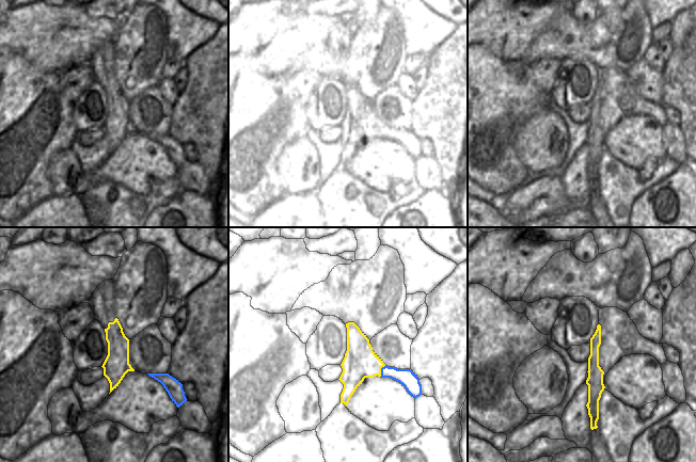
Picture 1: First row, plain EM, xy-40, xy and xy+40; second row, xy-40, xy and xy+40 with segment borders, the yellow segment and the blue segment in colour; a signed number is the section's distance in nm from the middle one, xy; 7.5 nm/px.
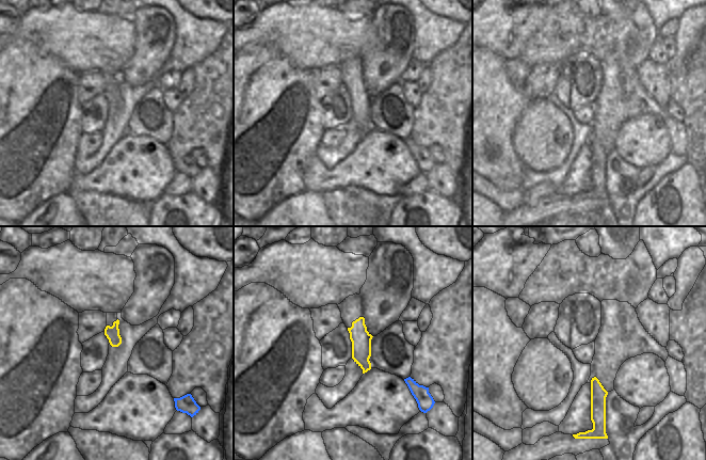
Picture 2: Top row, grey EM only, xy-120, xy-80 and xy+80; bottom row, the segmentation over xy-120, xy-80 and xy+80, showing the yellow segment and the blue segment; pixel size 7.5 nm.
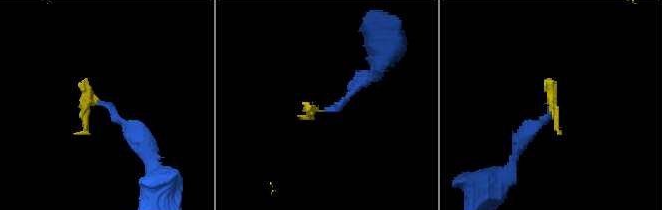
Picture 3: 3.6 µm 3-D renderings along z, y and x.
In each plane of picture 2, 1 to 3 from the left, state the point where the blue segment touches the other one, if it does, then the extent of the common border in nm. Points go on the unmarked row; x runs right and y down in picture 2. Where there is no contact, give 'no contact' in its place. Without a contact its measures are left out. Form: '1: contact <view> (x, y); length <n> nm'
1: no contact
2: no contact
3: no contact

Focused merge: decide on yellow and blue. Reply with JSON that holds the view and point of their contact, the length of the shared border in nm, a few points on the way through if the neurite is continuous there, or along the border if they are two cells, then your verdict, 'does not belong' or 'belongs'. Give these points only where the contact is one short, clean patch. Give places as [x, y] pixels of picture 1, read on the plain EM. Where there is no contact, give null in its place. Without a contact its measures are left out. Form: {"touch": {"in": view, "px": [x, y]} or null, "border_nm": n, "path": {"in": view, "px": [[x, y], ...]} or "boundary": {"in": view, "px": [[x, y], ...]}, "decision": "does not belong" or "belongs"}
{"touch": {"in": "xy", "px": [380, 131]}, "border_nm": 100, "boundary": {"in": "xy", "px": [[385, 126], [381, 129], [380, 137]]}, "decision": "does not belong"}

